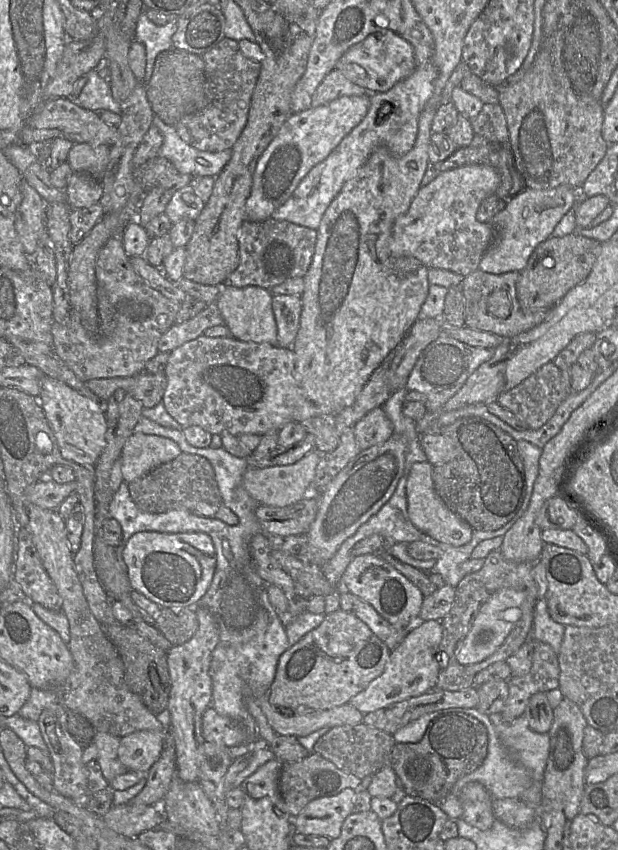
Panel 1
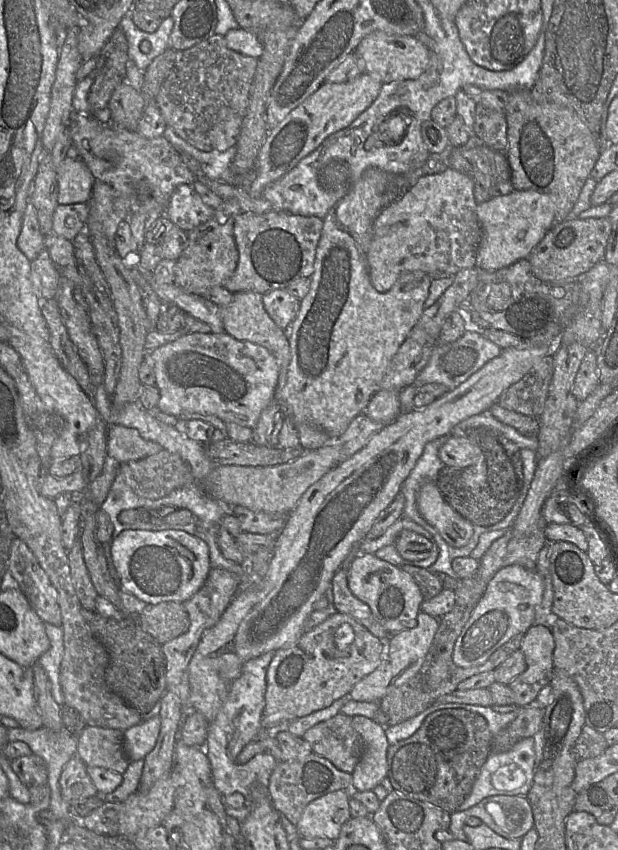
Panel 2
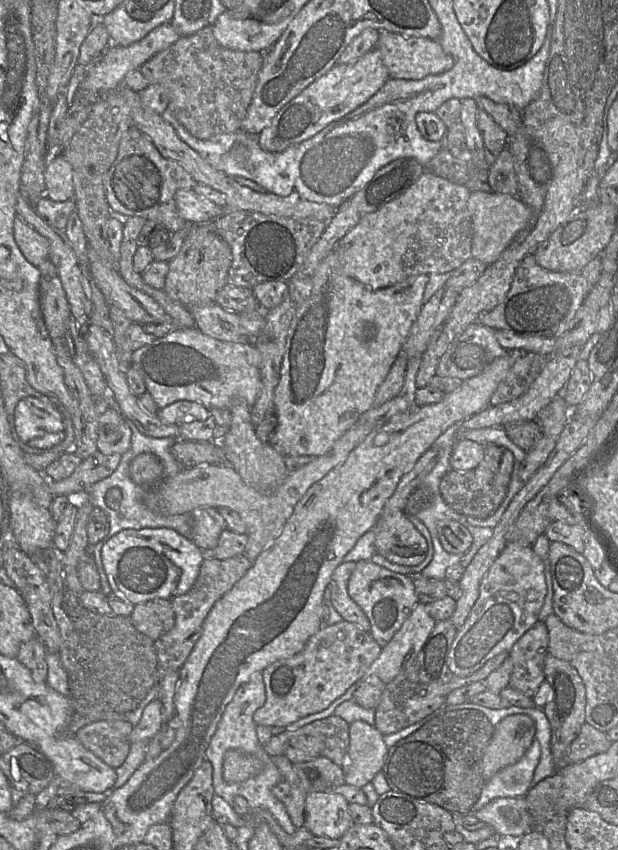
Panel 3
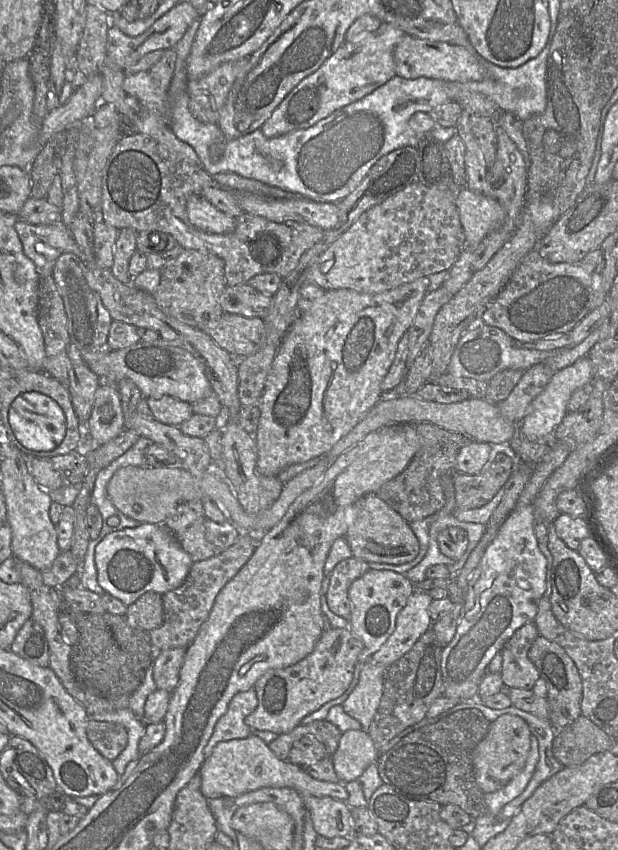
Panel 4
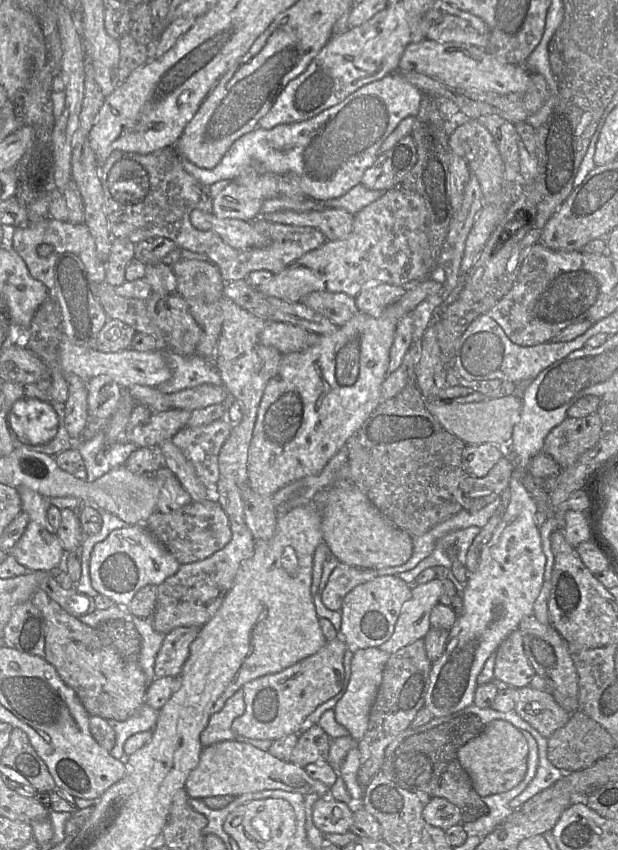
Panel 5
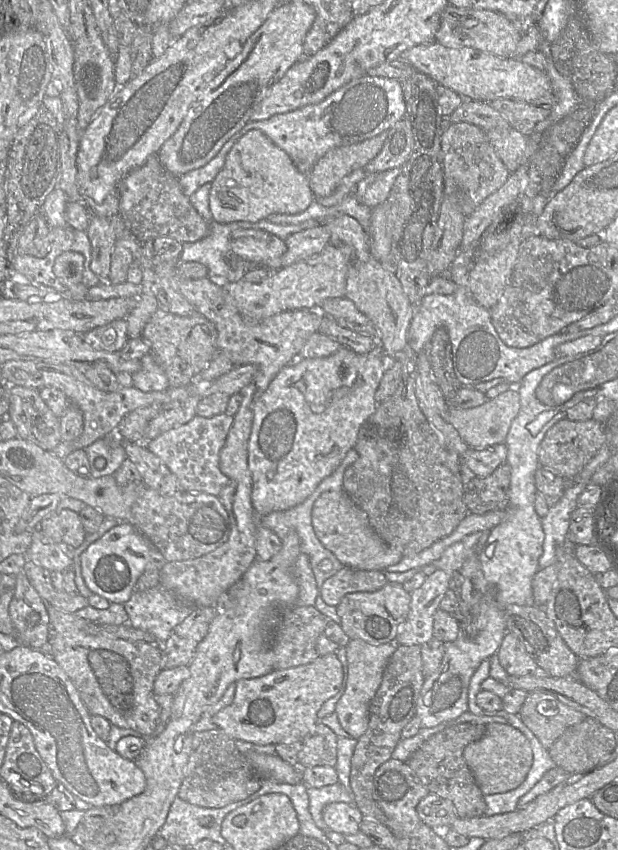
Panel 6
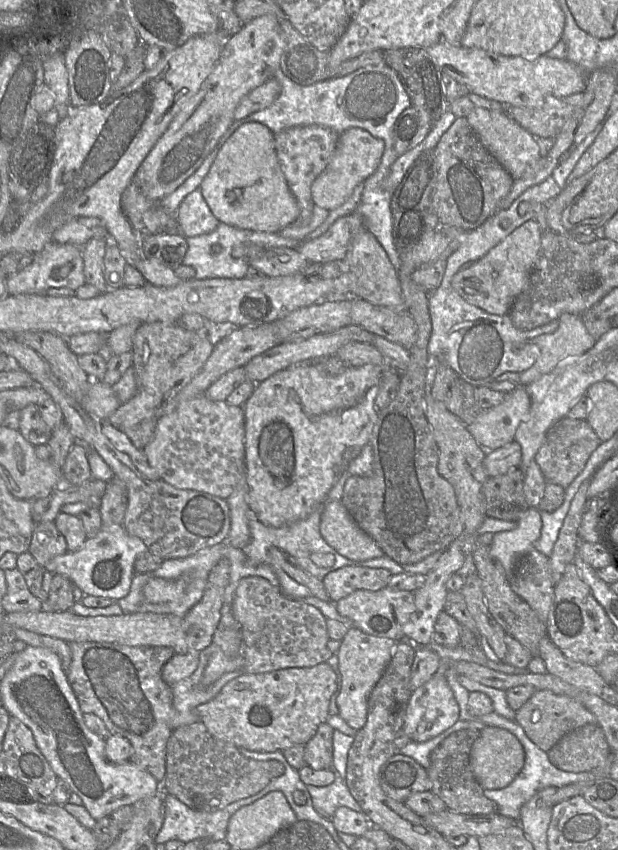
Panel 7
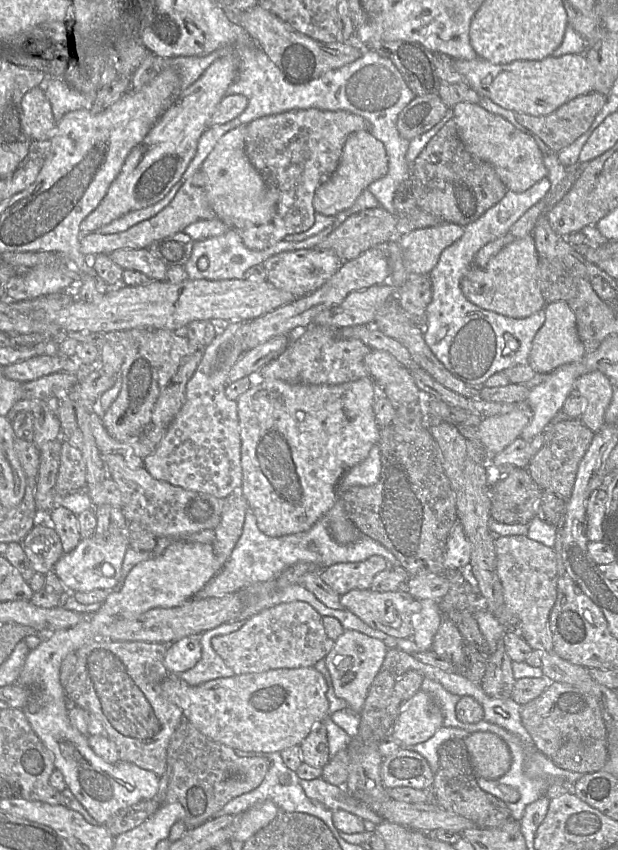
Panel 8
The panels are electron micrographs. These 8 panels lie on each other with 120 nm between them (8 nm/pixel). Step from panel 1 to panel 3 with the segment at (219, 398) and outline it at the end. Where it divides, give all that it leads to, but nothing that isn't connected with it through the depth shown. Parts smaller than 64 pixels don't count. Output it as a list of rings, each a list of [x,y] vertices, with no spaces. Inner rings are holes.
[[[193,327],[174,328],[165,336],[135,350],[130,367],[142,376],[146,391],[151,394],[158,410],[181,400],[199,403],[208,410],[214,408],[229,410],[235,400],[242,400],[249,407],[256,402],[261,391],[260,362],[260,354],[251,341],[223,342],[206,336]]]

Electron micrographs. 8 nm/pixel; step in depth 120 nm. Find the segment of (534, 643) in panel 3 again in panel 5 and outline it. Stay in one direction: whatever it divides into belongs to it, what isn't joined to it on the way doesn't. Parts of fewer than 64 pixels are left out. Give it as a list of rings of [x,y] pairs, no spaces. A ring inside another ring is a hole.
[[[515,629],[496,650],[494,678],[510,687],[523,688],[530,686],[535,675],[536,672],[524,652],[522,635]]]

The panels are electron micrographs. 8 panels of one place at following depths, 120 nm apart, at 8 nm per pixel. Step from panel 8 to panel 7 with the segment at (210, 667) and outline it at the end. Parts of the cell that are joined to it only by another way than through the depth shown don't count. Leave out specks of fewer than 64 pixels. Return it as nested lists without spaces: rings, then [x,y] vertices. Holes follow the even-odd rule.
[[[206,648],[199,652],[199,663],[194,673],[171,686],[175,716],[172,719],[172,731],[183,725],[200,722],[196,707],[216,697],[223,686],[236,678],[242,671],[223,674],[208,687],[201,684],[203,672],[208,662]]]

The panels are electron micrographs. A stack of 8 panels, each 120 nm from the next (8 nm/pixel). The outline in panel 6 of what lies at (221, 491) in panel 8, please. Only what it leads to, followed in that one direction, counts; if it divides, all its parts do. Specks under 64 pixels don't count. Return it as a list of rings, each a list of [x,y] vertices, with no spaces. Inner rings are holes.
[[[226,412],[210,418],[195,415],[188,423],[146,441],[145,445],[175,475],[181,491],[218,496],[228,483],[219,467],[219,455],[233,422],[234,417]]]

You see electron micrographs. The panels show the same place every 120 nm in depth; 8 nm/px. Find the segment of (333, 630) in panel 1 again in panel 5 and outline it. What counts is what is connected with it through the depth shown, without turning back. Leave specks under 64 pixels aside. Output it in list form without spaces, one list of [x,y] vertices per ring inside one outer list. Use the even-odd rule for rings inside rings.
[[[341,637],[335,638],[327,641],[316,654],[285,670],[246,683],[242,687],[245,712],[233,721],[233,731],[246,738],[273,741],[300,733],[305,727],[306,718],[340,692],[345,676],[343,658],[347,649]]]

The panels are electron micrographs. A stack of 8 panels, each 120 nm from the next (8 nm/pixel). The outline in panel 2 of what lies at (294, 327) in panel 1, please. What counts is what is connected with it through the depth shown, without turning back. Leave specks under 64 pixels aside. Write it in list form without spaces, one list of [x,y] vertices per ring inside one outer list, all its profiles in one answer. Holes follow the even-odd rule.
[[[275,289],[263,294],[263,303],[275,324],[285,331],[290,328],[300,309],[300,300],[287,289]]]

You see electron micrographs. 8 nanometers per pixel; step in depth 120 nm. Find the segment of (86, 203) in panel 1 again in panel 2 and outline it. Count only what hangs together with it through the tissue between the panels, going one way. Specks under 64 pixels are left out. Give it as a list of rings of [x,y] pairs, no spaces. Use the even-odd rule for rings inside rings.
[[[66,157],[56,169],[56,178],[59,204],[88,203],[95,178],[81,159]]]

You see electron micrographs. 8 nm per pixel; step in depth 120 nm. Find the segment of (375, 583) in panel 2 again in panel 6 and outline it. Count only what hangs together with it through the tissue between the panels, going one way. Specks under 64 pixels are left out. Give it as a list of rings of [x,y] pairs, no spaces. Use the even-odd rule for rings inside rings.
[[[388,581],[375,592],[346,594],[336,607],[336,612],[340,618],[339,625],[349,639],[361,639],[373,645],[394,643],[397,626],[406,619],[410,602],[411,593],[405,591],[402,584]]]

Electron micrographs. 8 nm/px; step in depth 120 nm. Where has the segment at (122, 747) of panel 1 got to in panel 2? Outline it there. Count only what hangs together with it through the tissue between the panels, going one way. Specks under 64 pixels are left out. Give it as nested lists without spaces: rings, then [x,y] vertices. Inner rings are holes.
[[[155,715],[124,731],[123,746],[131,761],[146,758],[154,749],[160,730],[161,718]]]

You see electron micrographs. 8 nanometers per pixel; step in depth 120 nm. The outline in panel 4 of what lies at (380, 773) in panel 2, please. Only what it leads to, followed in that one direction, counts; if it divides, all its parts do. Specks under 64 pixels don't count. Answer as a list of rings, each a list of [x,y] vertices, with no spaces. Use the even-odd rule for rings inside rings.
[[[362,729],[344,732],[340,738],[337,751],[331,757],[339,782],[347,783],[358,780],[368,766],[377,763],[381,754],[368,732]]]

